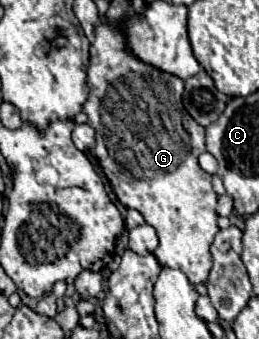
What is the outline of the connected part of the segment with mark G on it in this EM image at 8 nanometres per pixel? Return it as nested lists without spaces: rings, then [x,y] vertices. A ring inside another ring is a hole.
[[[101,21],[99,27],[95,29],[95,41],[89,47],[87,87],[89,85],[93,89],[93,93],[89,93],[91,101],[97,105],[101,115],[101,131],[99,125],[95,129],[97,133],[95,155],[105,175],[109,177],[117,199],[125,207],[137,209],[145,217],[145,223],[155,227],[159,235],[159,247],[155,249],[155,255],[159,257],[161,265],[183,271],[191,283],[205,283],[207,273],[211,269],[209,245],[215,233],[219,231],[217,213],[215,213],[217,193],[211,187],[211,175],[205,173],[197,163],[197,157],[205,151],[205,129],[197,125],[193,117],[183,109],[181,103],[183,81],[169,73],[163,73],[163,81],[161,81],[161,71],[133,57],[125,49],[123,33],[111,21]],[[107,83],[115,87],[125,107],[113,107],[113,101],[105,101]]]

